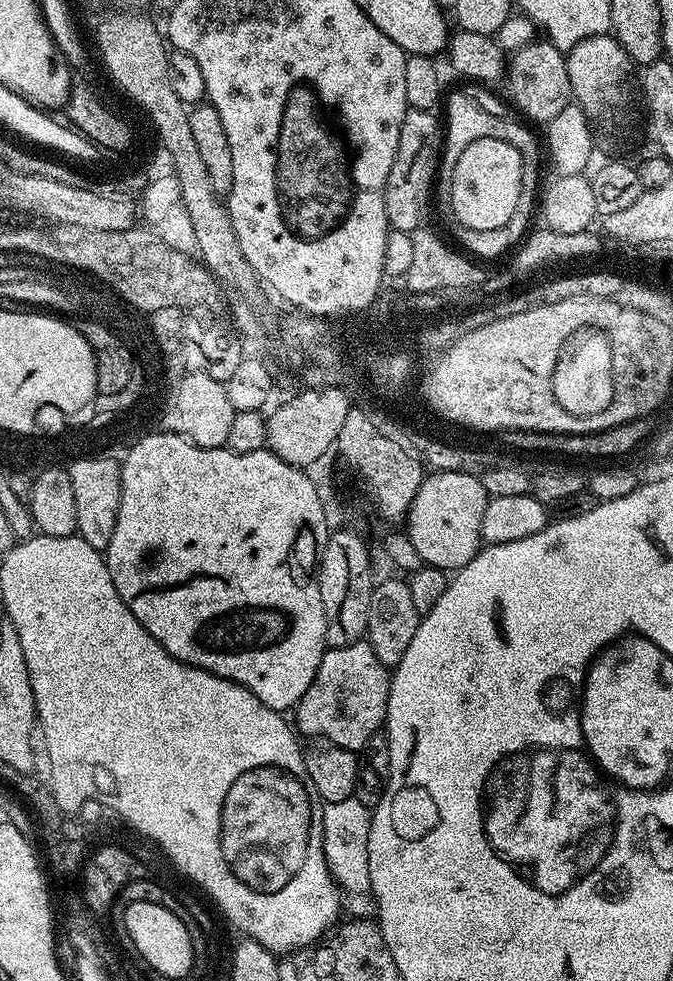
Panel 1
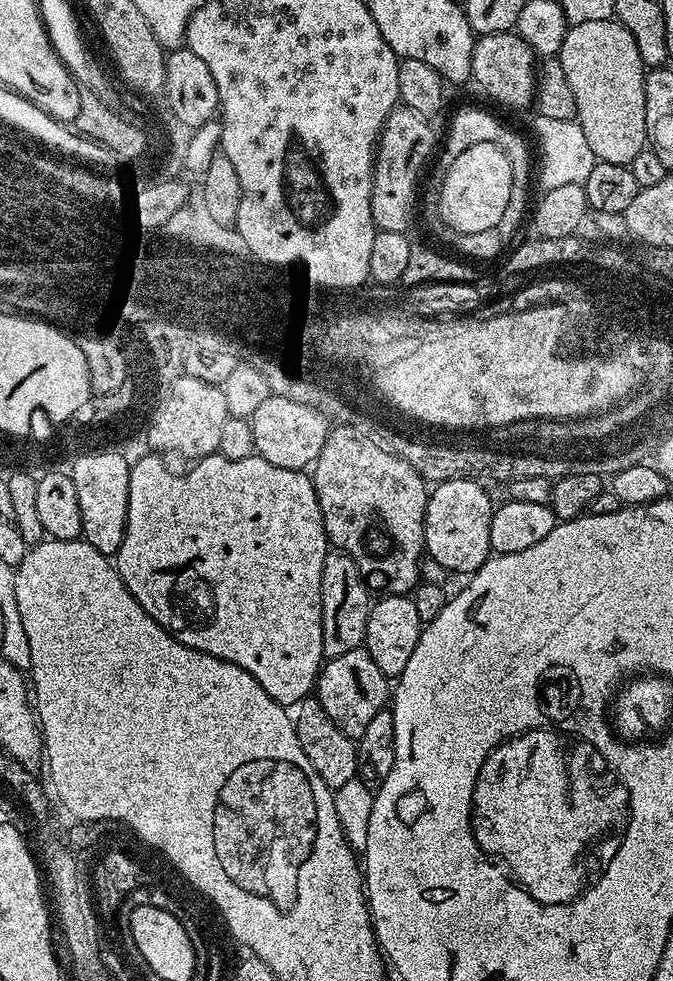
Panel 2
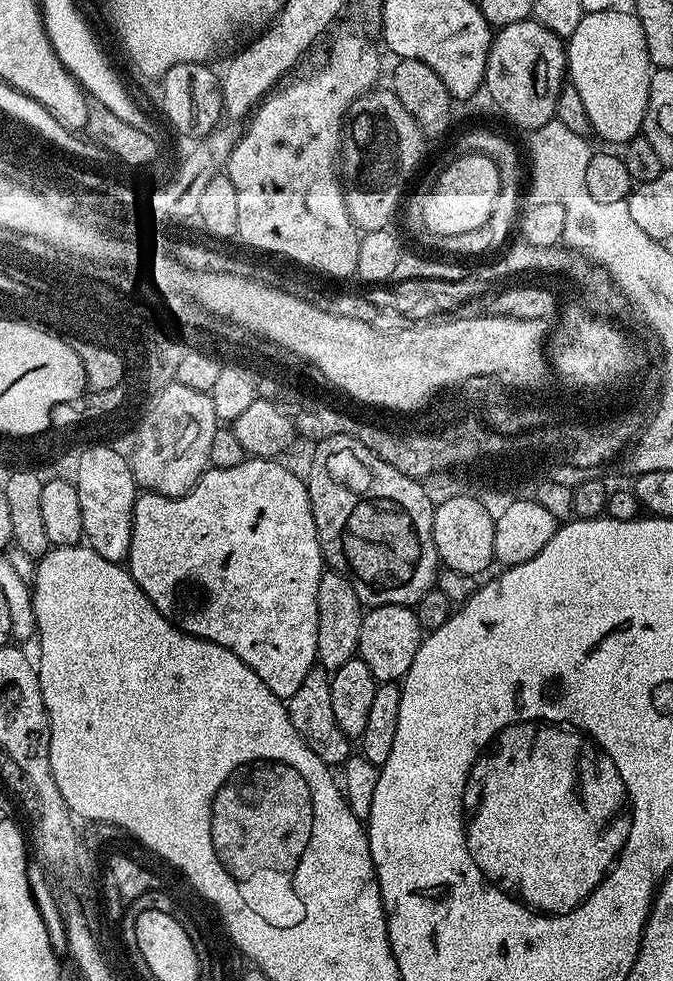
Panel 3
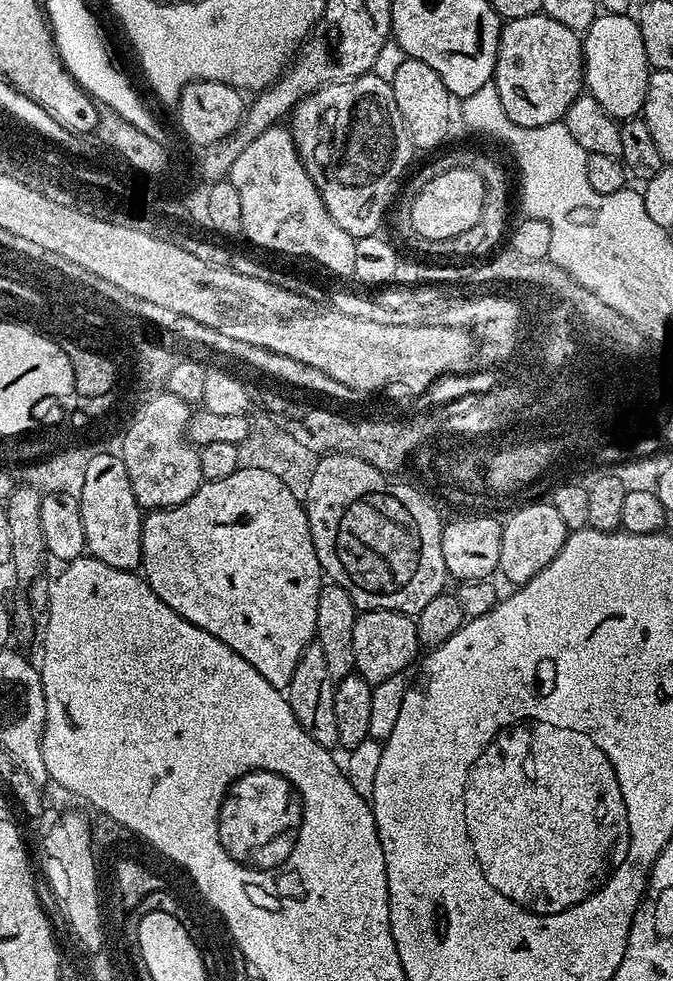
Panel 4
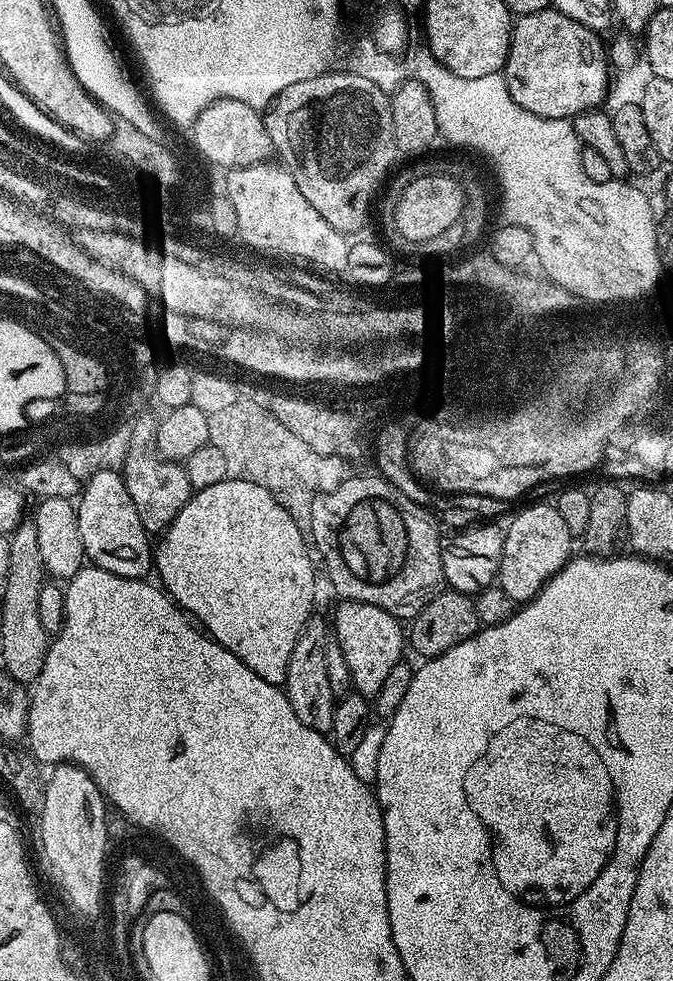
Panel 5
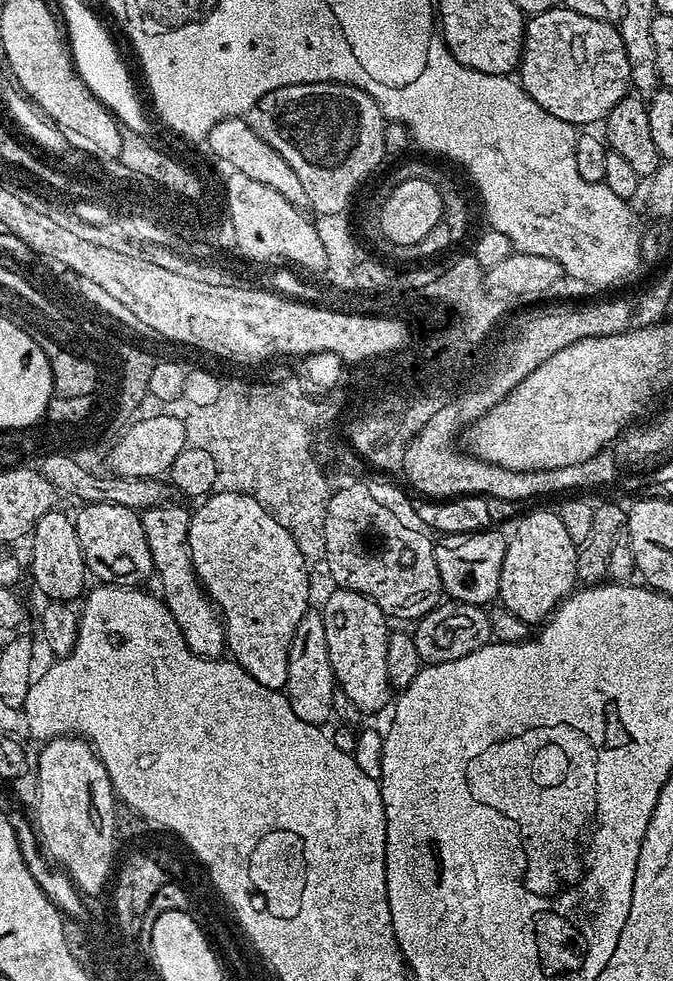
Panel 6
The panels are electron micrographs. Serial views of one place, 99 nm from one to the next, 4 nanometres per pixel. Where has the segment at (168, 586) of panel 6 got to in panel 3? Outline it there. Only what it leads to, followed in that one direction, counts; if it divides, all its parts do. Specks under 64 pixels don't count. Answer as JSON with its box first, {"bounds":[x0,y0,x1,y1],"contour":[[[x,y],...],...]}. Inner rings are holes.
{"bounds":[136,383,218,496],"contour":[[[180,383],[160,395],[147,416],[136,451],[136,487],[159,496],[184,496],[210,467],[210,445],[218,427],[211,395]]]}

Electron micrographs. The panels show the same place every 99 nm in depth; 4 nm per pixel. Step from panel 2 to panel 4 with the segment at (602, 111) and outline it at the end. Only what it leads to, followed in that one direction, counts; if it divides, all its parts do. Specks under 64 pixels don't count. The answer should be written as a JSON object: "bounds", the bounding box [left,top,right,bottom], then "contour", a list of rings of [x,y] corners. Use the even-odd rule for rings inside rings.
{"bounds":[582,14,650,120],"contour":[[[624,14],[597,15],[582,38],[585,87],[617,120],[633,119],[641,113],[650,69],[640,27],[635,17]]]}

